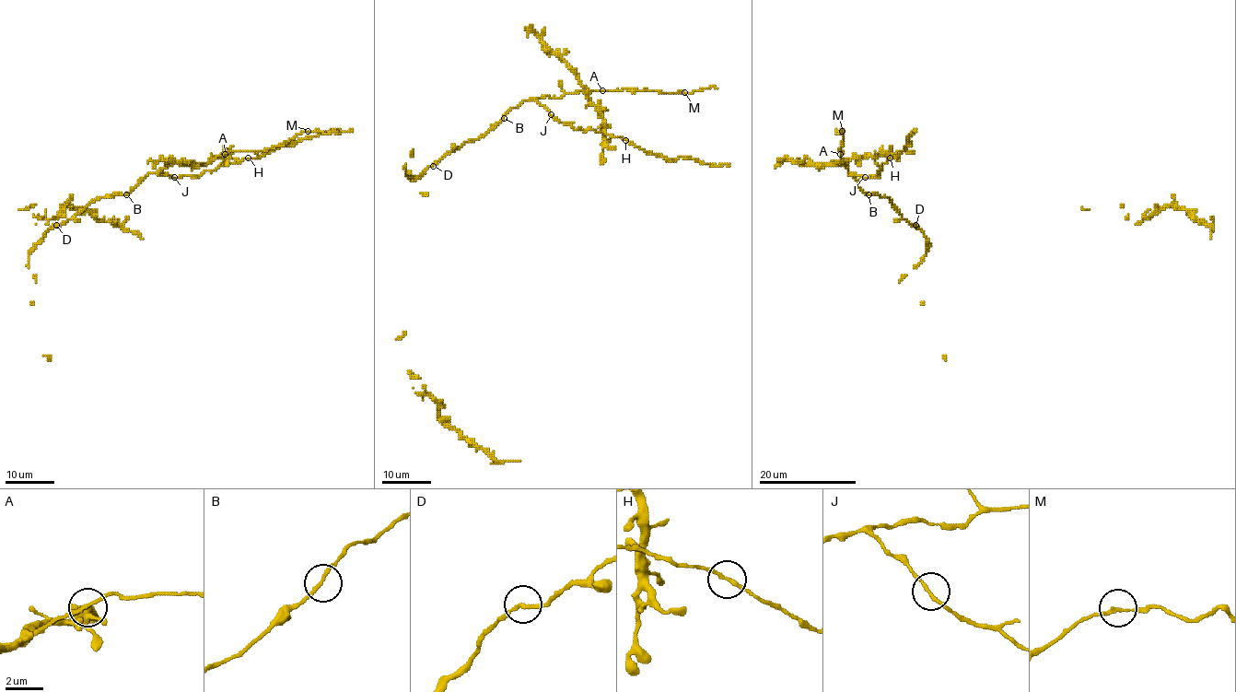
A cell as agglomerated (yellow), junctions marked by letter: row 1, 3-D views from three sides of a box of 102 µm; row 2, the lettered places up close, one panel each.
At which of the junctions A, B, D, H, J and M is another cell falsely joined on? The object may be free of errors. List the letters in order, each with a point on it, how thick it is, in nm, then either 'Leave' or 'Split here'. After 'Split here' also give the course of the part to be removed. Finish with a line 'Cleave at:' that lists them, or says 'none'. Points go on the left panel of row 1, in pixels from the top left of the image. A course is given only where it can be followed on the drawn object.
A: Place: (225, 154). Thickness 170 nm. Leave
B: Place: (126, 194). Thickness 180 nm. Leave
D: Place: (56, 225). Thickness 160 nm. Leave
H: Place: (248, 158). Thickness 170 nm. Leave
J: Place: (174, 177). Thickness 160 nm. Leave
M: Place: (308, 131). Thickness 170 nm. Leave
Cleave at: none

